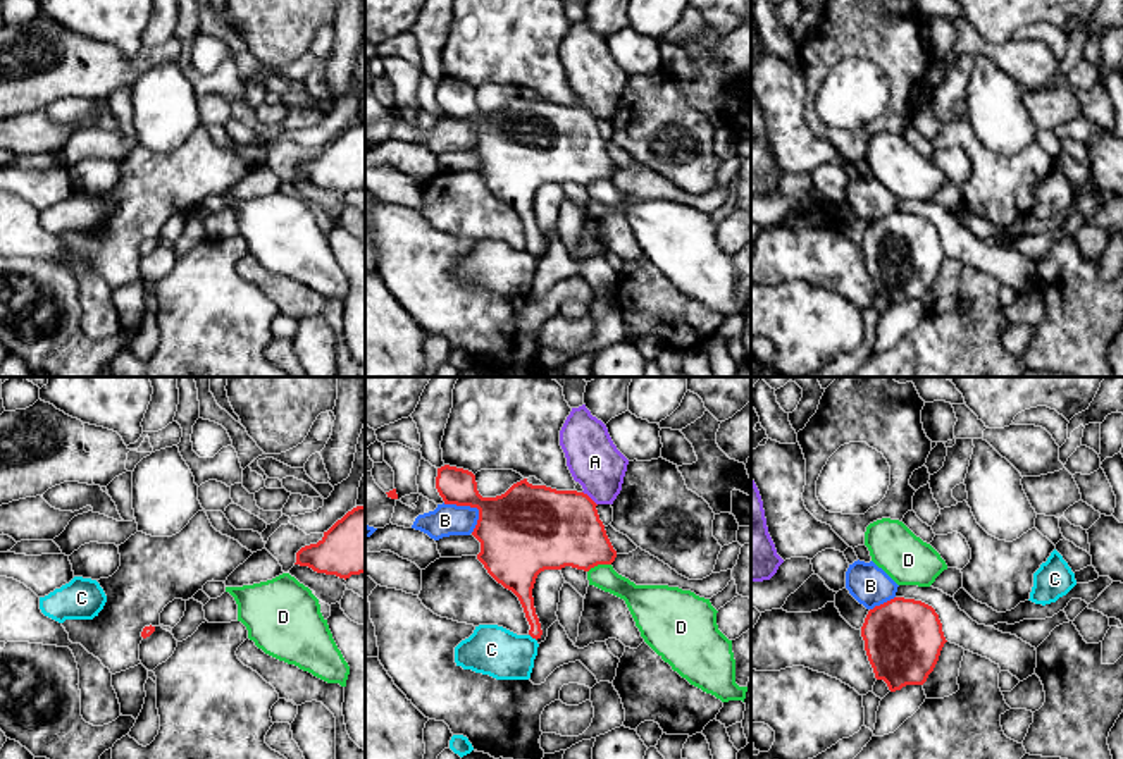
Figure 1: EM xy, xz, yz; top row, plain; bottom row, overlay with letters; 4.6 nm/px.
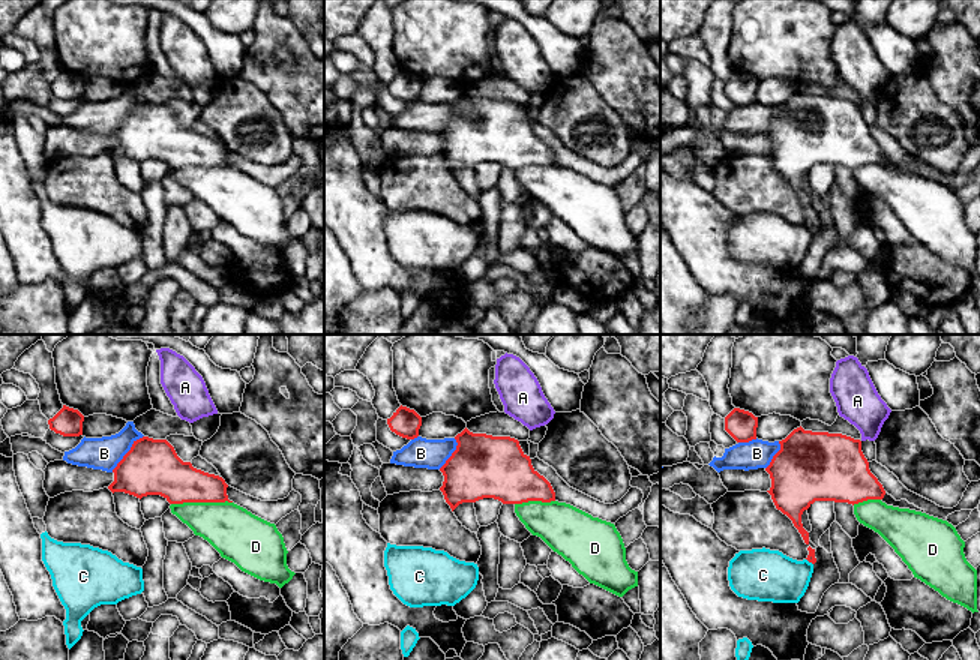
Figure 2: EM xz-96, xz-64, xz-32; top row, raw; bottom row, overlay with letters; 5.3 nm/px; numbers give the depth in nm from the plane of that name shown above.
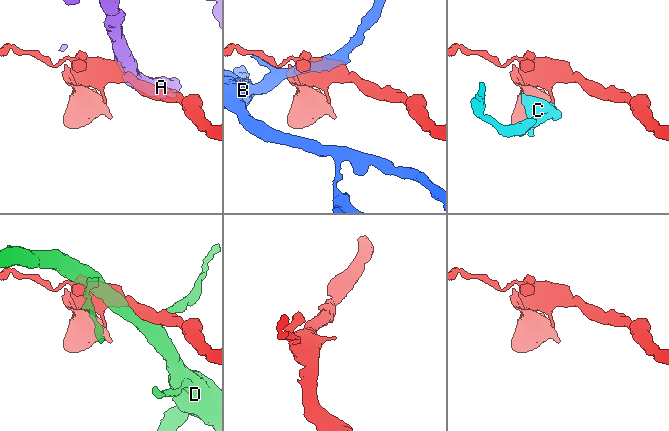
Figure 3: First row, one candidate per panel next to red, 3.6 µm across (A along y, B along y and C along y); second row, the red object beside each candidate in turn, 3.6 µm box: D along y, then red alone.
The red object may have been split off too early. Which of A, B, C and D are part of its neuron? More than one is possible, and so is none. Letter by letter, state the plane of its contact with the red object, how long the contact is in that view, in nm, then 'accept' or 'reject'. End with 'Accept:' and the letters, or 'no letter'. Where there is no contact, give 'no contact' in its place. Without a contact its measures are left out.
A: contact in xz; length 100 nm; reject
B: contact in xz; length 200 nm; reject
C: contact in xz; length 50 nm; reject
D: contact in xz; length 120 nm; reject
Accept: no letter

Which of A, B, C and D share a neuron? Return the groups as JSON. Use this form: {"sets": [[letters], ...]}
{"sets": [["A"], ["B"], ["C"], ["D"]]}

